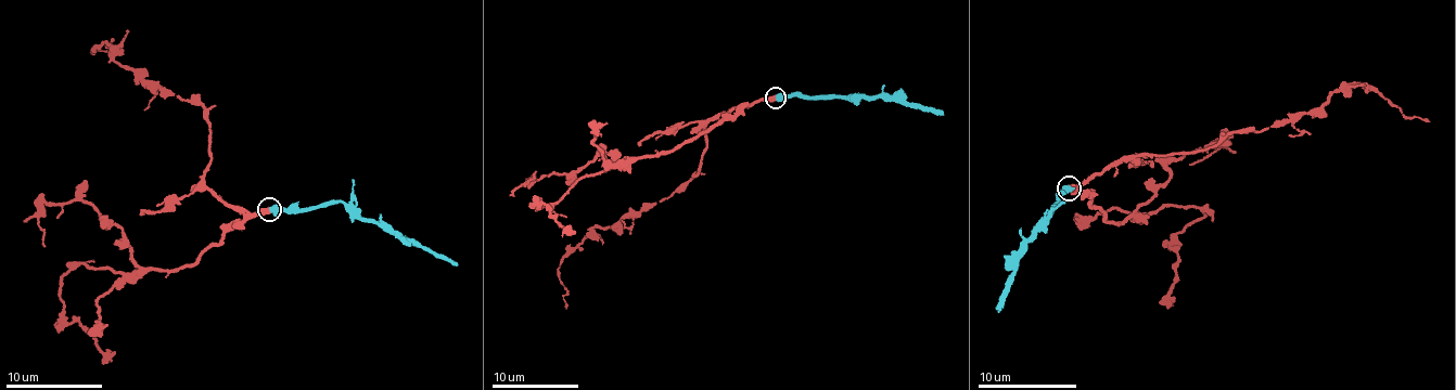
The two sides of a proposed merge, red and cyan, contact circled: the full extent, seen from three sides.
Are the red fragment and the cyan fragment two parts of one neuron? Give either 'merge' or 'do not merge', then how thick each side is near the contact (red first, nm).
merge; calibres 550 and 400 nm

